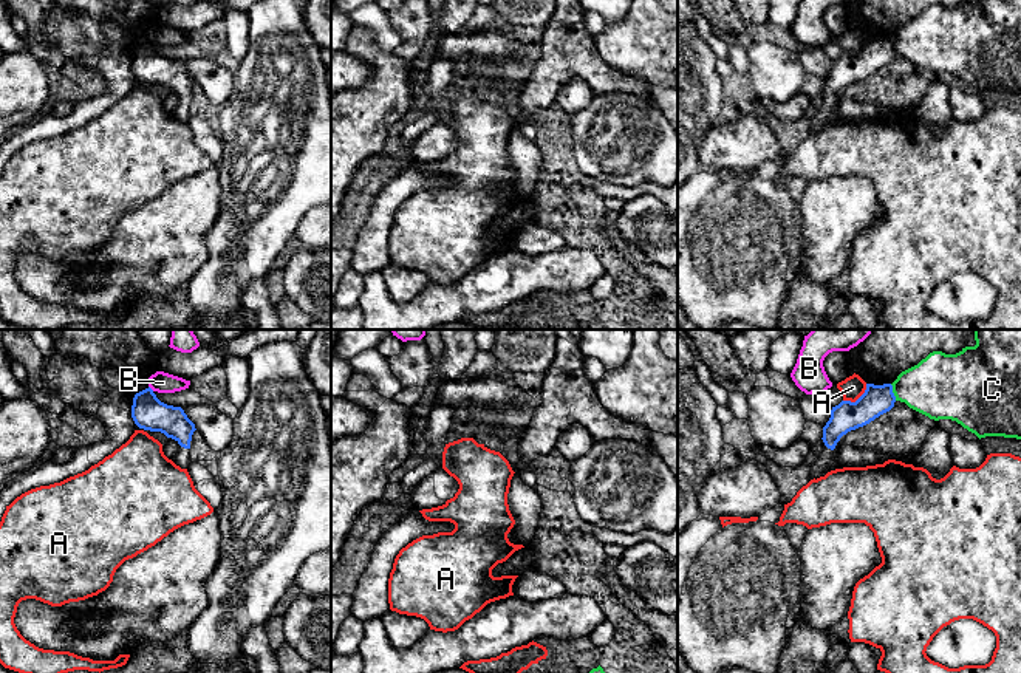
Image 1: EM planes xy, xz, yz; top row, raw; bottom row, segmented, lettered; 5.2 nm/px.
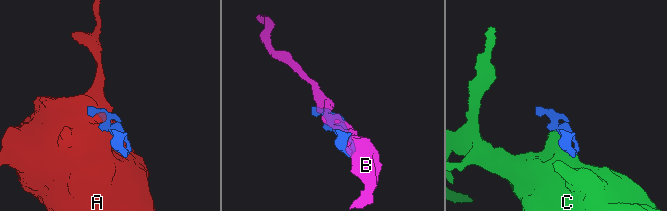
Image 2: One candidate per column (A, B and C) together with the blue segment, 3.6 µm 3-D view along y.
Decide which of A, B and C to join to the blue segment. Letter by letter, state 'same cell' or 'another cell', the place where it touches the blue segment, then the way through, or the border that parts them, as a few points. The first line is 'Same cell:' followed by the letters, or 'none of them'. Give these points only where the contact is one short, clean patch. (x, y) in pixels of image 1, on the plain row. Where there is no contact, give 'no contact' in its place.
Same cell: none of them
A: another cell; meets blue in yz at (859, 51); border along yz (867, 37), (867, 42), (854, 54), (843, 54)
B: another cell; meets blue in xy at (150, 42)
C: another cell; meets blue in yz at (891, 45); border along yz (890, 37), (896, 53)

